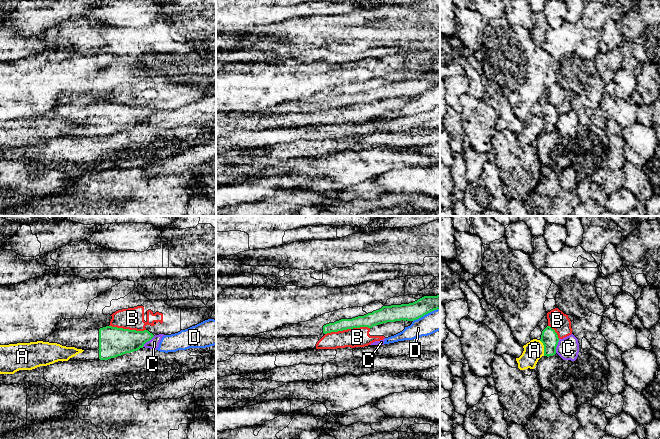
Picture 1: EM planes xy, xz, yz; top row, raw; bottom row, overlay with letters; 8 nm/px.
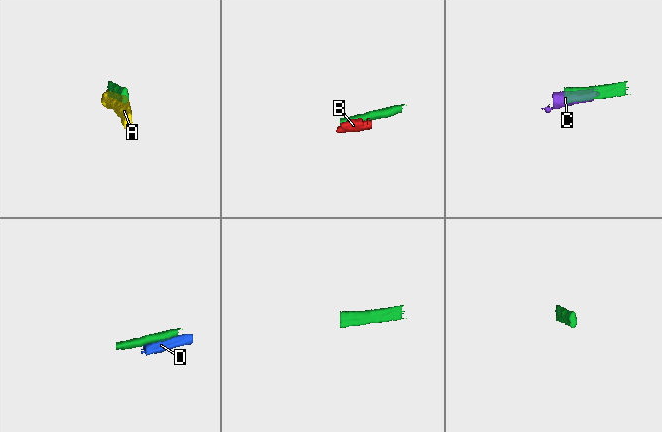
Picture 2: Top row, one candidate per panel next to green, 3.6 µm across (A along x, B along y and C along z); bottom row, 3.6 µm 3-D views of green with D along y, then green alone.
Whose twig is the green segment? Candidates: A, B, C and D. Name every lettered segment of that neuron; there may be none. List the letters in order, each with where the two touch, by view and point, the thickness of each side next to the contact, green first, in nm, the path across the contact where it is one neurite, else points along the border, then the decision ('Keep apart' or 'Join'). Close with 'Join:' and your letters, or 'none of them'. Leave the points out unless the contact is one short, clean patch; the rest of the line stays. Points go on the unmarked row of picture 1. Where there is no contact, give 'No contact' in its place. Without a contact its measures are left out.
A: Touches green at yz (544, 124). Thickness 140 nm (green) against 160 nm. Keep apart
B: Touches green at xz (347, 104). Thickness 120 nm (green) against 160 nm. Boundary: xz (369, 103), (353, 103), (325, 110). Keep apart
C: Touches green at yz (556, 122). Thickness 140 nm (green) against 180 nm. Keep apart
D: Touches green at xz (426, 89). Thickness 140 nm (green) against 170 nm. Keep apart
Join: none of them

